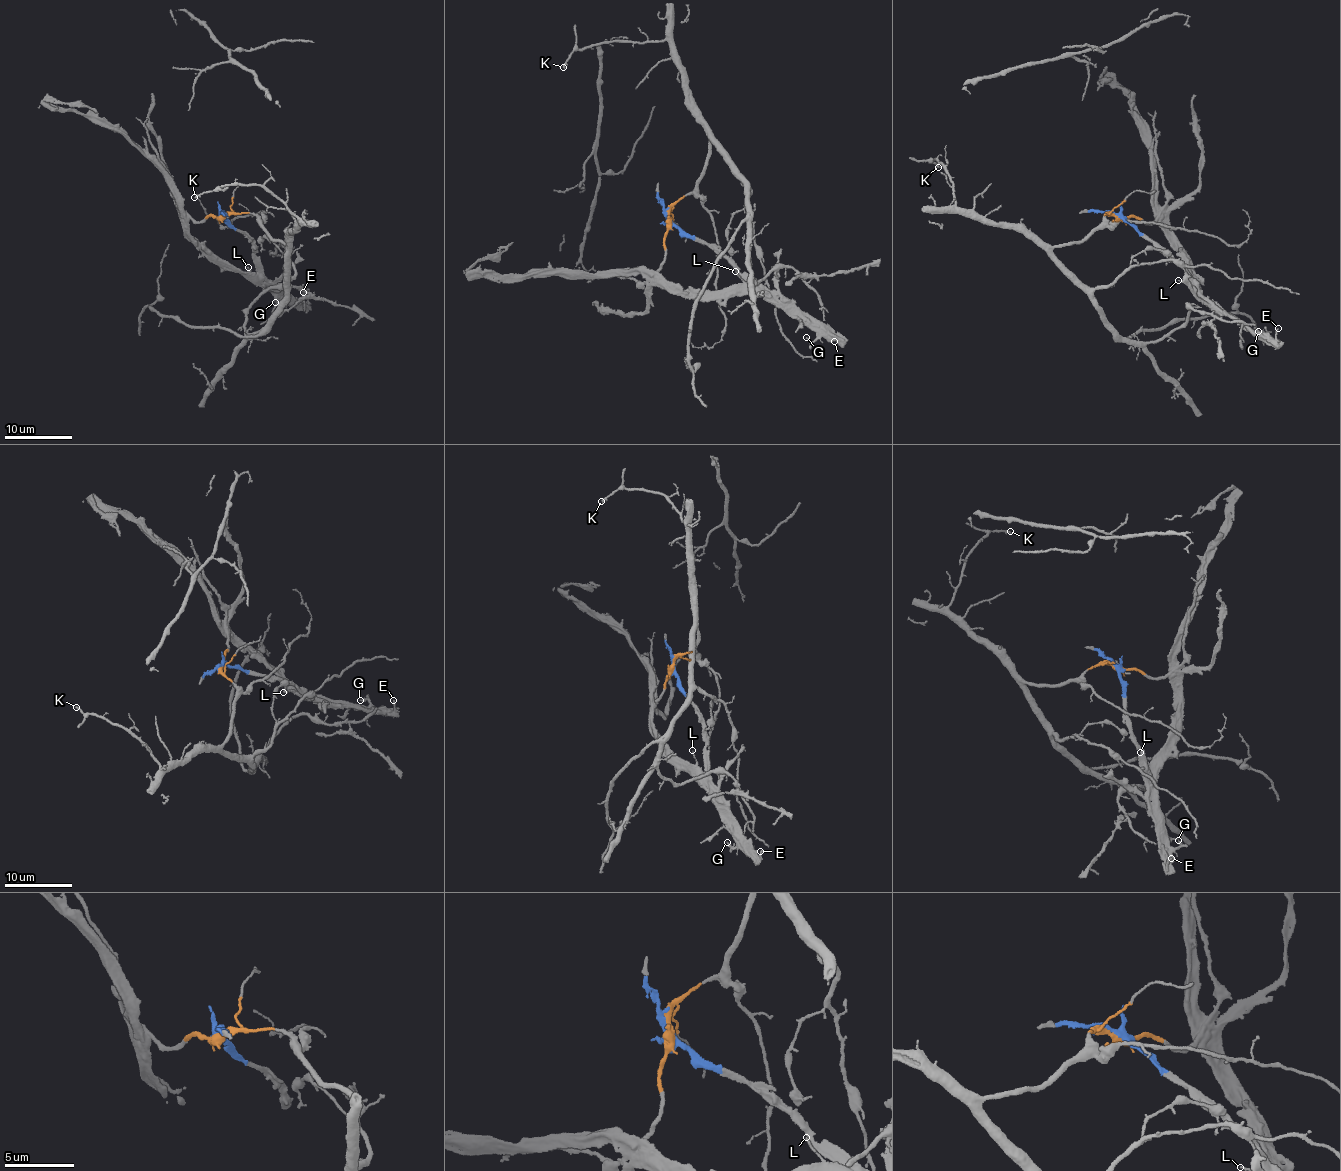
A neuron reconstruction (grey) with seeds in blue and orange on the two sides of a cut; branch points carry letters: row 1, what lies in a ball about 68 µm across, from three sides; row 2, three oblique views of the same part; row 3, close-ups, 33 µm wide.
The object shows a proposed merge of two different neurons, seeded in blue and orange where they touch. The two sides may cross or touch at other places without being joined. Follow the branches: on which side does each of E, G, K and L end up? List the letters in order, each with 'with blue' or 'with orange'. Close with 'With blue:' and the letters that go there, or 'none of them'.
E: with blue
G: with blue
K: with orange
L: with blue
With blue: E, G, L

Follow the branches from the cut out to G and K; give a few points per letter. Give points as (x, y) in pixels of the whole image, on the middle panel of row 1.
G: (668, 219), (695, 239), (706, 242), (817, 333), (812, 341), (805, 337)
K: (668, 219), (709, 152), (709, 127), (688, 97), (676, 49), (664, 39), (617, 42), (573, 50), (562, 67)

